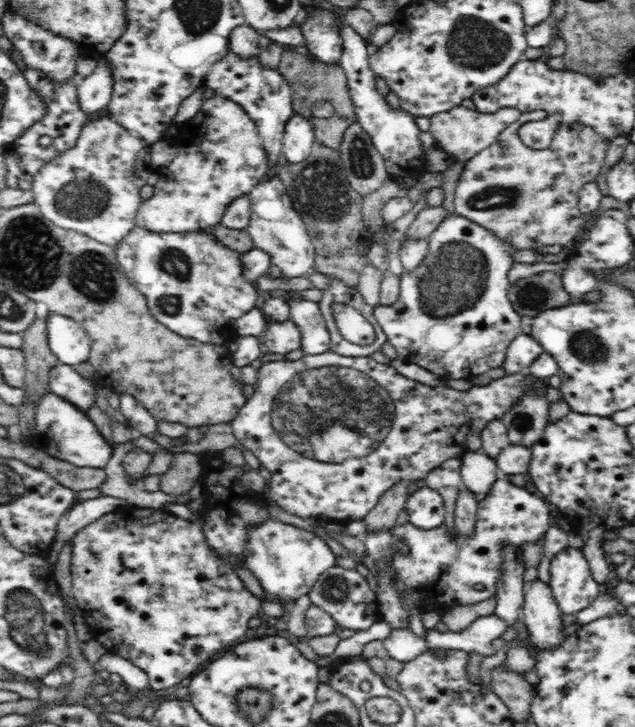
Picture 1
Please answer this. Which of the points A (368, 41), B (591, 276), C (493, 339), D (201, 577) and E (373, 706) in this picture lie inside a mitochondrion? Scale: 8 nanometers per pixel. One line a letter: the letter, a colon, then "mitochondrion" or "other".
A: other
B: other
C: other
D: other
E: mitochondrion

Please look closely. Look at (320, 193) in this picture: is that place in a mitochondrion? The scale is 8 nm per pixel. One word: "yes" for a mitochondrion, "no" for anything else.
yes

